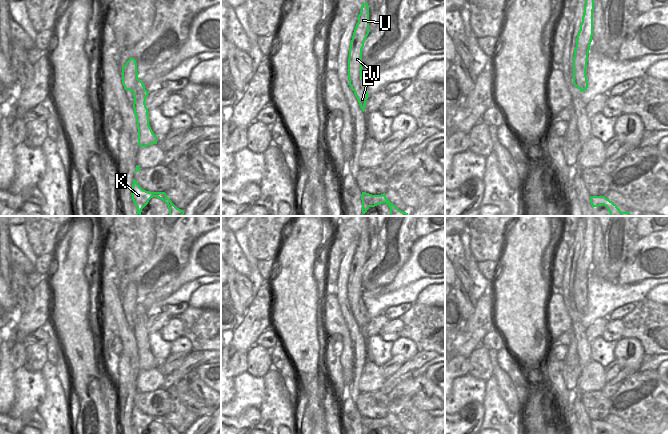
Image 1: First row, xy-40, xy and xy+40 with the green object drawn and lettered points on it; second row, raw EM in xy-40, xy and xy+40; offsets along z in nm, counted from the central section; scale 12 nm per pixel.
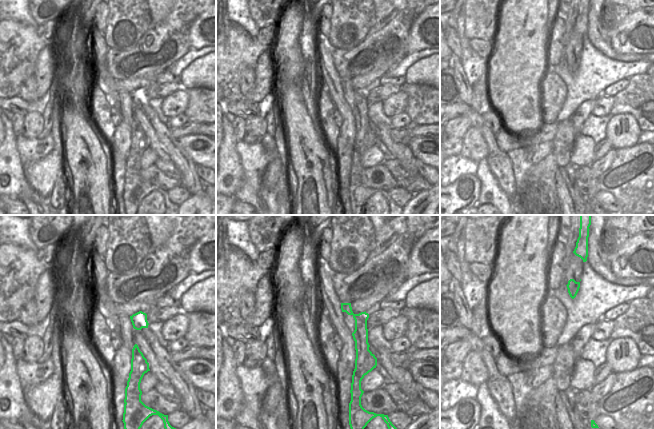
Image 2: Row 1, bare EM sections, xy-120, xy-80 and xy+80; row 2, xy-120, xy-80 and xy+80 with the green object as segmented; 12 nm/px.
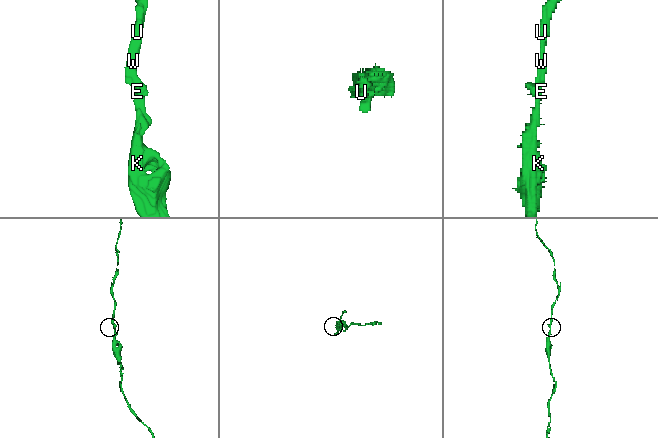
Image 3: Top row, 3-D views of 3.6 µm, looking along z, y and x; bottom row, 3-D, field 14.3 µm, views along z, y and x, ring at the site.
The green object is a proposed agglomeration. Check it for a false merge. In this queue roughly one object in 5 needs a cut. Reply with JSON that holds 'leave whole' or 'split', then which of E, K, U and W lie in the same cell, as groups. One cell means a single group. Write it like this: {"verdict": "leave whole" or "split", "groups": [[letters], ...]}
{"verdict": "leave whole", "groups": [["E", "K", "U", "W"]]}

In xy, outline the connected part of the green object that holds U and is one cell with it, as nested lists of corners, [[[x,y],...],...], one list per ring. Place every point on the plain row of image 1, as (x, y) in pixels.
[[[363,227],[358,246],[353,256],[352,264],[349,272],[348,282],[348,303],[349,309],[354,316],[360,332],[364,336],[366,325],[369,321],[366,314],[365,304],[362,300],[362,273],[364,266],[369,258],[369,230]]]

